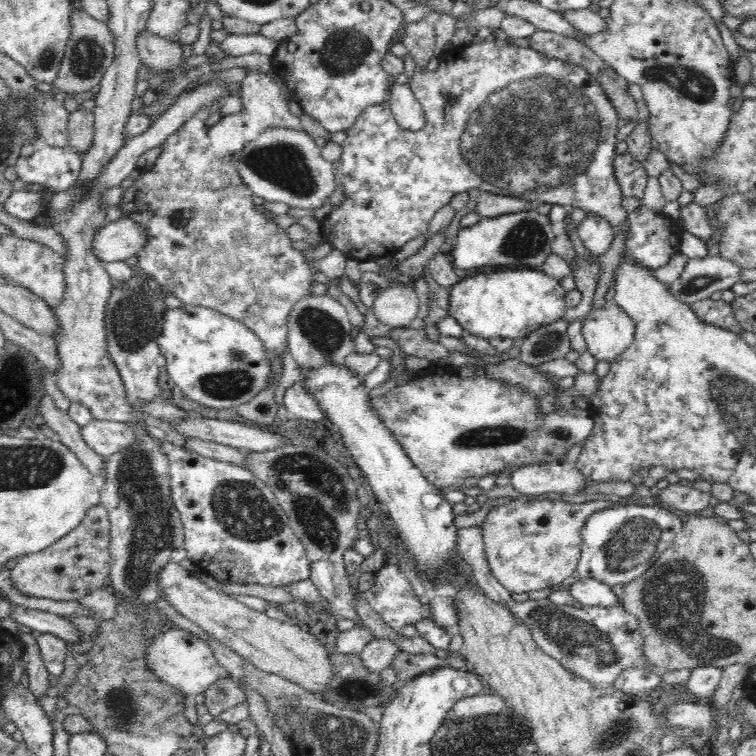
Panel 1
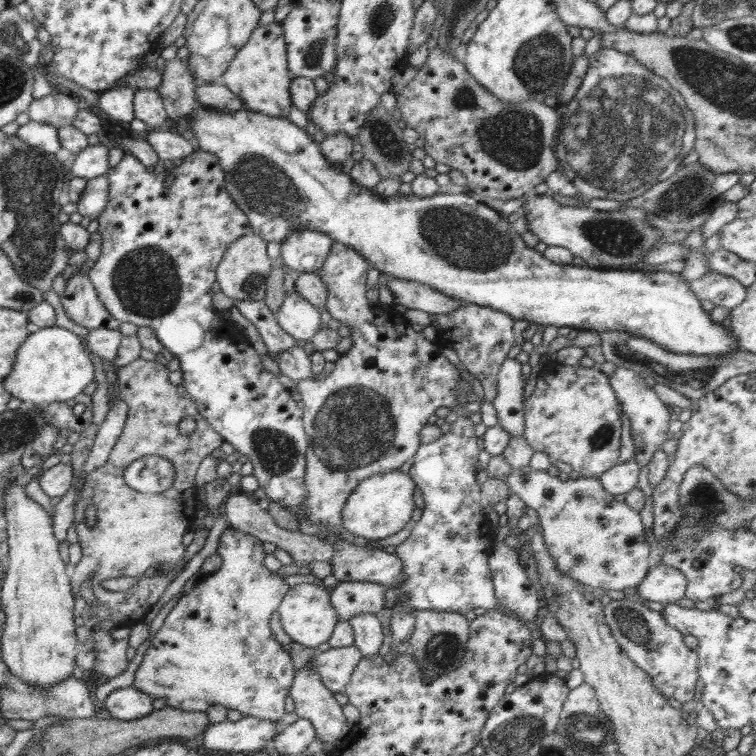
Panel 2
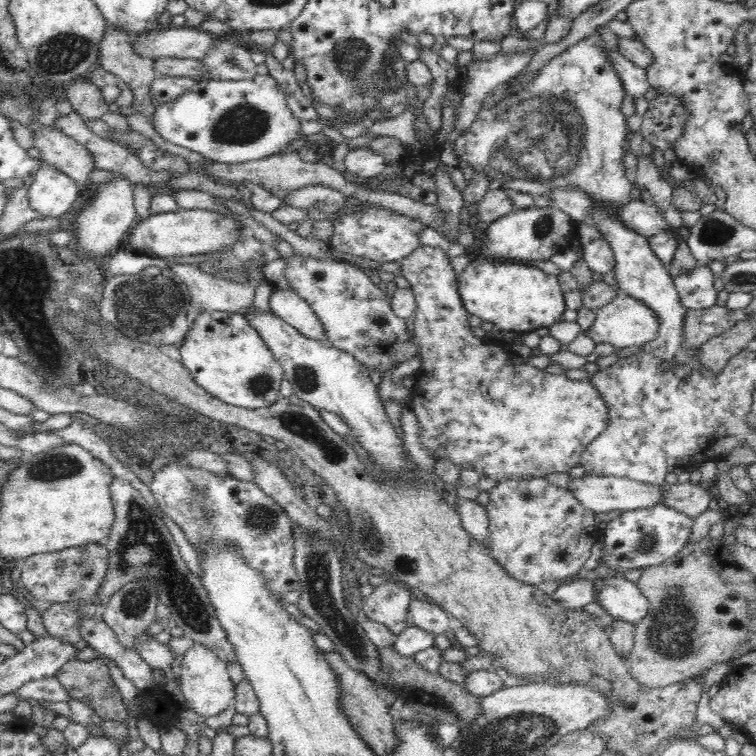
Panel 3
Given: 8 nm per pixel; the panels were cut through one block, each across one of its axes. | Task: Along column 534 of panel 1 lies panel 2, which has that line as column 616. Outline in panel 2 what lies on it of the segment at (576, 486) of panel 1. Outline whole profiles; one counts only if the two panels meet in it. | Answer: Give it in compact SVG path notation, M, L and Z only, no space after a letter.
M636 461L619 462L599 476L599 481L606 492L626 494L638 484L638 474L641 466Z

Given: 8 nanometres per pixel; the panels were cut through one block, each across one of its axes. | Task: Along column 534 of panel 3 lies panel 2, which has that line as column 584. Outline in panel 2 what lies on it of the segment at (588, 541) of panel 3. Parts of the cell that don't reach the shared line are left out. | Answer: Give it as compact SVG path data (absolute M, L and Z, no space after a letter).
M528 465L512 469L505 481L526 507L536 510L547 551L560 572L597 592L637 588L645 579L651 557L639 512L614 499L599 479L574 475L566 481Z

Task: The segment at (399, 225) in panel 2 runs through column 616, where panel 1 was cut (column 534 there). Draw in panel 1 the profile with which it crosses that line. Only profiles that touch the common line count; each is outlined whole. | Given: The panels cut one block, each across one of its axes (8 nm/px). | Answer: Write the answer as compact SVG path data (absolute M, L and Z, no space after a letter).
M536 269L504 270L504 272L490 272L490 274L476 274L461 278L451 288L449 293L450 316L457 319L463 330L473 333L478 338L512 338L525 339L539 328L548 326L557 320L564 319L566 314L566 300L564 295L567 292L557 279L547 276L543 271Z

